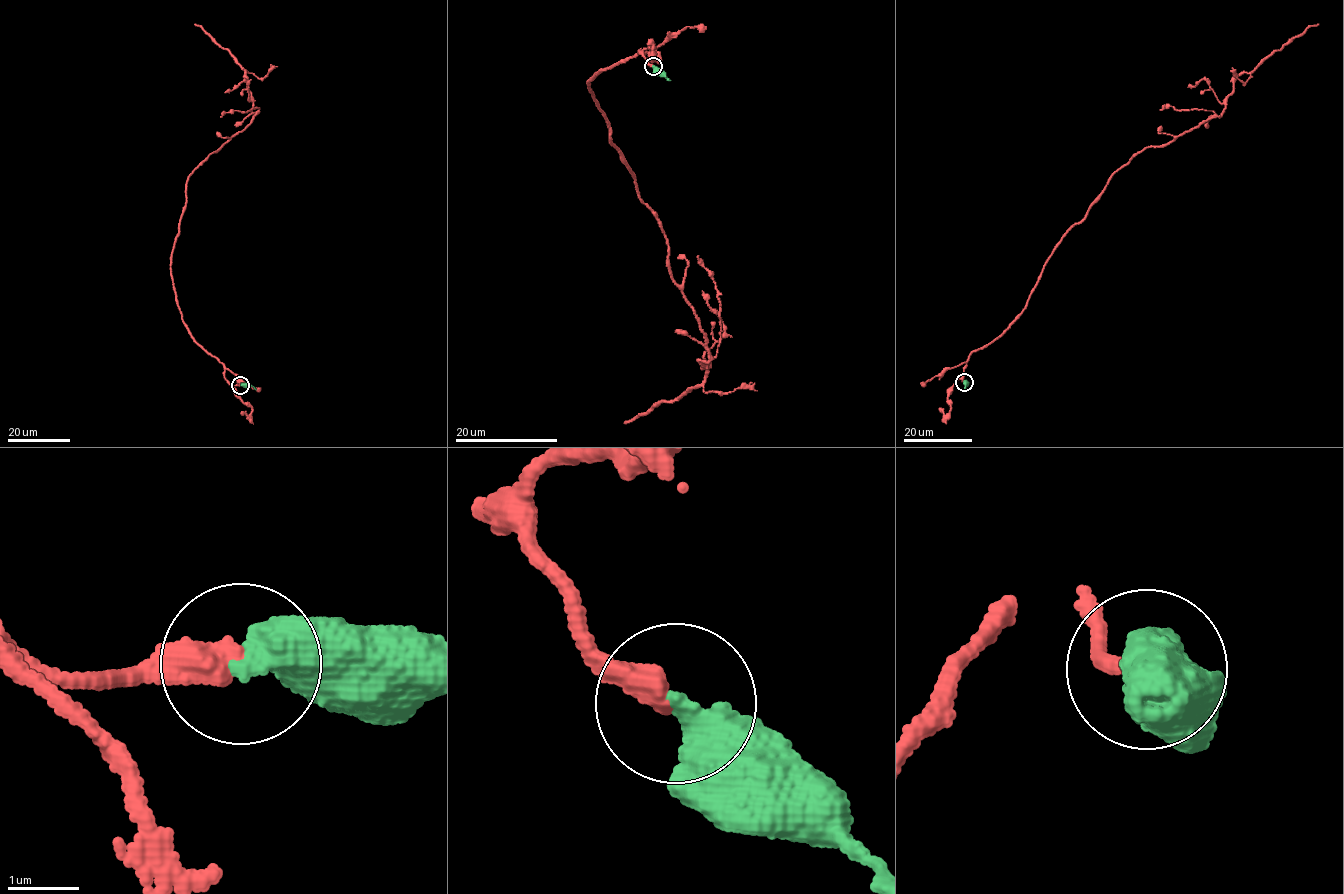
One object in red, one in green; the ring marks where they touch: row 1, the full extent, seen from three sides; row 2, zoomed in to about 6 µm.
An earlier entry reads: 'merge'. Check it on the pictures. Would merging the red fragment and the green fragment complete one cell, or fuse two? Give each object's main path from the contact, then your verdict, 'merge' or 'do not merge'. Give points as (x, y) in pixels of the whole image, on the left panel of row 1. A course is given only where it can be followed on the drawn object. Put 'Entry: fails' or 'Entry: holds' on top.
Entry: holds
red via (240, 384), (225, 379), (224, 367), (185, 325), (170, 266), (189, 177), (258, 112), (246, 70), (195, 24) | green via (240, 384), (256, 389) | merge

